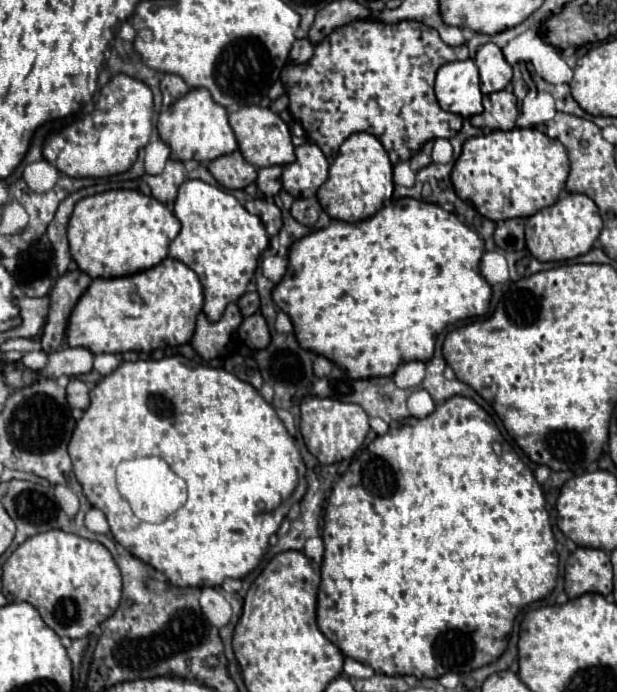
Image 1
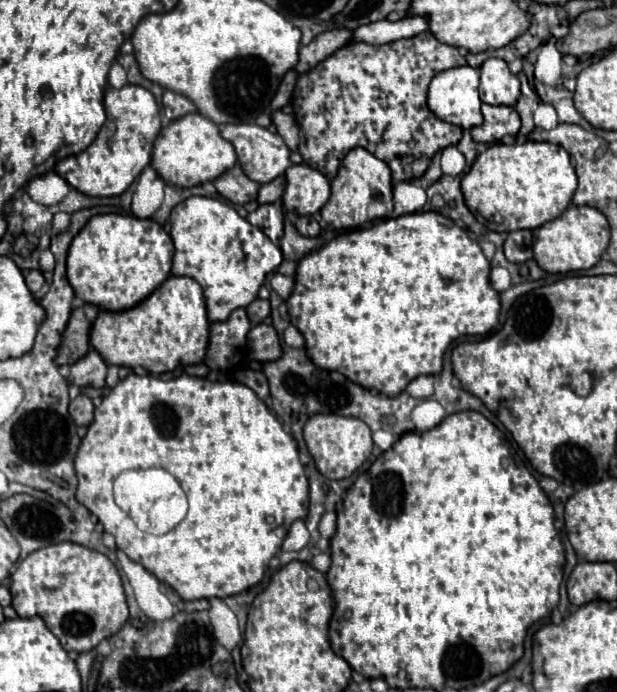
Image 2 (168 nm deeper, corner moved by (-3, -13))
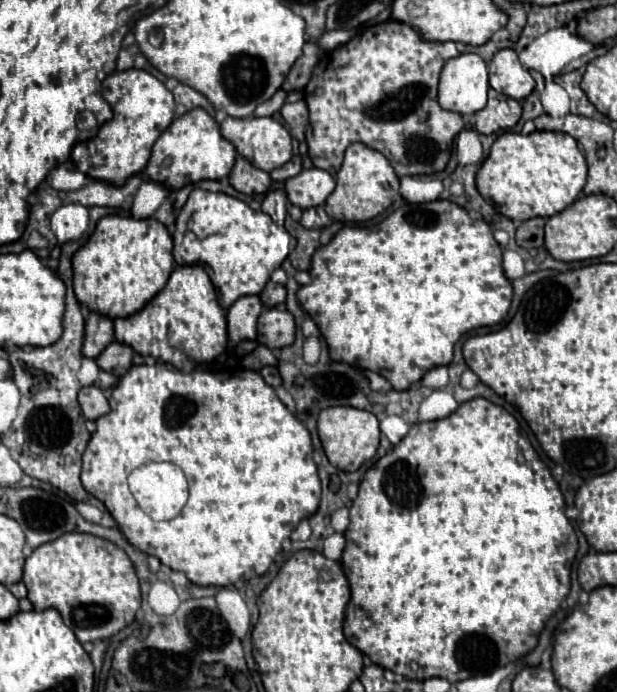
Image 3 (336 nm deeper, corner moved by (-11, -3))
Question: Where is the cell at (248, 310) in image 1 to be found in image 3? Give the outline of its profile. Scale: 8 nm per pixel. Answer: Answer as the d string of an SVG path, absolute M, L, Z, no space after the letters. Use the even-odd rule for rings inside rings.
M269 280L267 286L263 288L263 292L261 292L259 296L261 296L261 300L263 300L263 304L265 304L267 308L273 308L273 306L279 306L279 304L285 302L287 290L285 290L283 284L275 284L275 282Z

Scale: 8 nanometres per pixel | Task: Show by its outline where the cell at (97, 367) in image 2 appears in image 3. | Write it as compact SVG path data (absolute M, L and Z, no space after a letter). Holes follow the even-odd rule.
M111 342L101 356L97 358L97 364L101 370L115 374L115 376L123 376L129 368L131 368L131 358L133 358L133 348L121 342Z

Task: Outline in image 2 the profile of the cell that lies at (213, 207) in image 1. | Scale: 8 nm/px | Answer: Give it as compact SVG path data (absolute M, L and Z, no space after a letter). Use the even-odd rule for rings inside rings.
M191 196L173 208L171 238L175 244L171 274L189 276L201 284L209 322L223 322L235 308L249 306L257 298L265 276L283 260L281 250L261 228L241 218L227 202L205 196Z

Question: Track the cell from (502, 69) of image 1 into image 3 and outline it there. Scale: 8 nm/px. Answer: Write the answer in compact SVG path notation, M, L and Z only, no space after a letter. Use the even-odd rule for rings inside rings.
M511 48L499 50L491 60L489 84L493 90L515 100L527 98L535 88L535 80L531 78L529 70L519 62L517 52Z

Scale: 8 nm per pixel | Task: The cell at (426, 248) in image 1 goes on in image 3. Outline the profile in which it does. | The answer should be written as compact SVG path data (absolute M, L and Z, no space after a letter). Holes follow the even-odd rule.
M435 200L435 202L427 202L427 204L405 204L405 206L397 208L395 212L391 212L381 224L377 224L373 228L351 228L351 226L347 226L347 228L339 230L329 244L317 248L317 252L313 254L313 264L309 268L309 274L311 274L313 282L307 284L307 286L301 286L299 292L297 292L297 298L299 298L299 304L303 306L303 310L319 326L323 338L327 340L329 356L333 360L373 370L373 372L381 374L383 378L387 378L395 390L407 390L413 384L421 382L421 378L427 370L431 370L435 366L447 366L453 360L455 342L465 332L469 332L473 328L481 328L481 326L499 324L507 316L509 306L511 306L511 298L513 298L513 286L505 278L501 260L503 260L503 250L495 242L491 226L485 220L471 218L467 210L463 210L461 206L457 206L449 200Z

